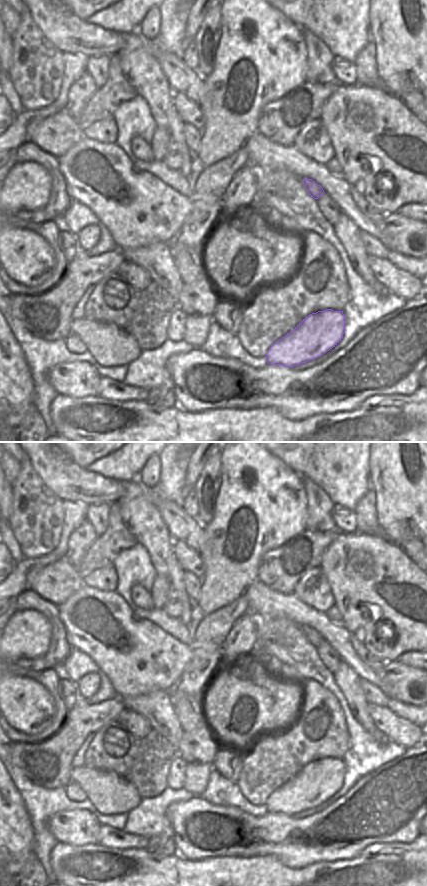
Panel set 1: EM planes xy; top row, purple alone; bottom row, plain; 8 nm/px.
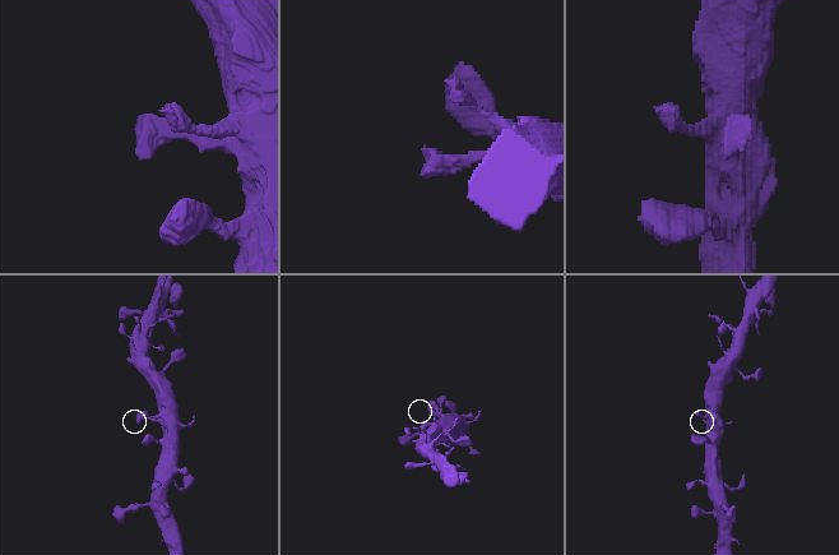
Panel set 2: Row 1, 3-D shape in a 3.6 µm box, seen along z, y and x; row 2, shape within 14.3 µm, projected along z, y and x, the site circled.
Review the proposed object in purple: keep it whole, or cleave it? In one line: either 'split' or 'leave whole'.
leave whole

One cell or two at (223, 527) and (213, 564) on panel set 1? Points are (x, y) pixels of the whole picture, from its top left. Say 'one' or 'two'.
one

